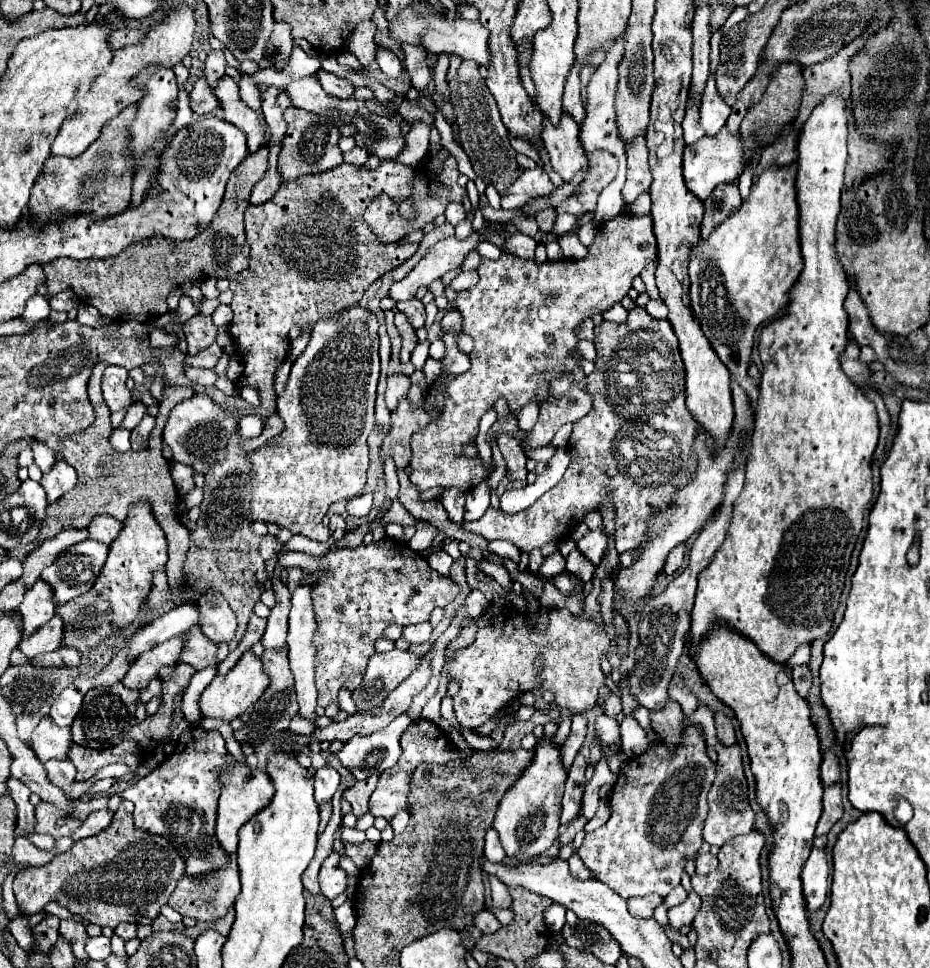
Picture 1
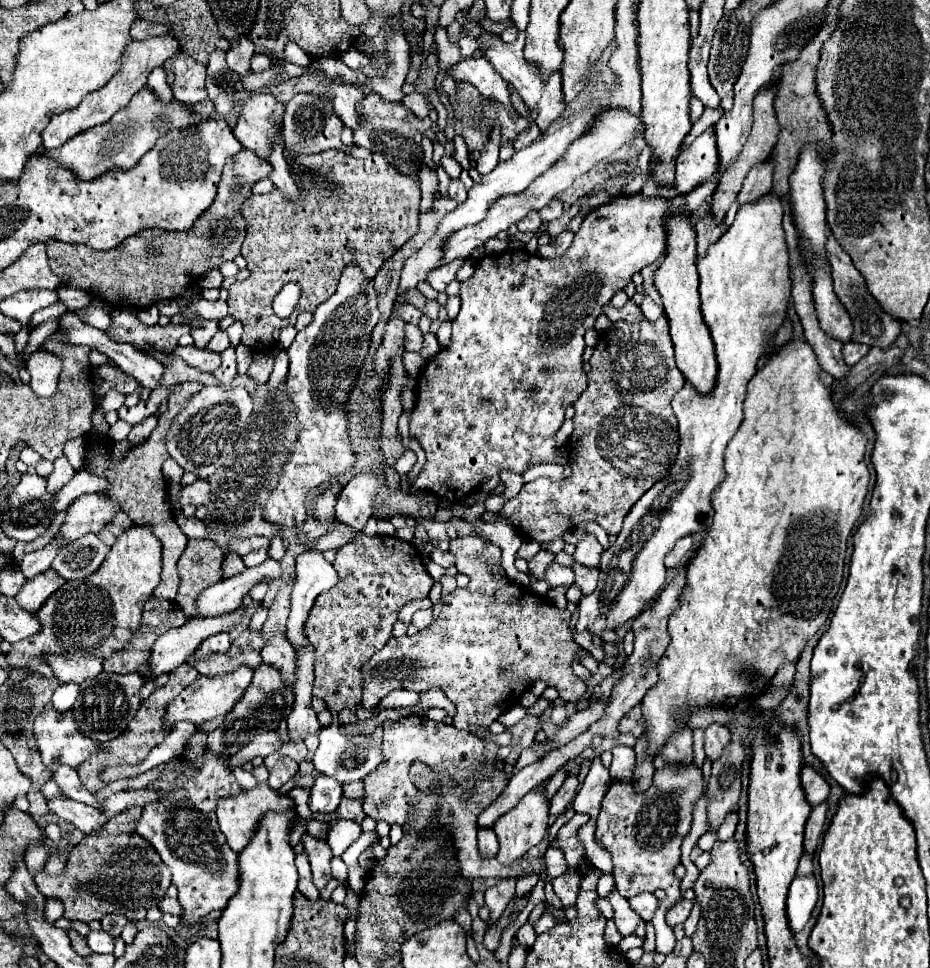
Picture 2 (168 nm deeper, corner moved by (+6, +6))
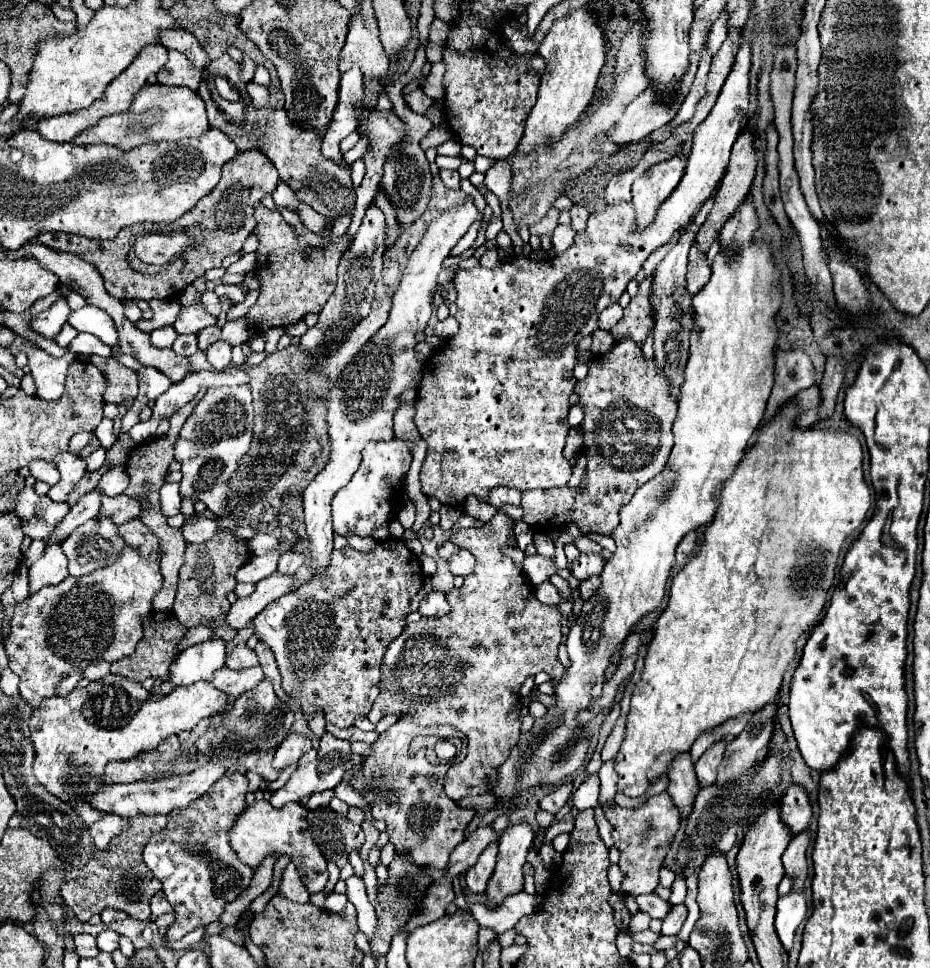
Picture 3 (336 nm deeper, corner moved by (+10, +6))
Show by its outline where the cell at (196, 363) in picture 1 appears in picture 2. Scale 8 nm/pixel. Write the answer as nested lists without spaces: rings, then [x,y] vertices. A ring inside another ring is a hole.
[[[218,330],[216,336],[214,336],[214,338],[210,340],[210,344],[208,344],[208,350],[210,350],[210,352],[224,352],[228,346],[230,346],[228,334],[226,334],[224,330]]]

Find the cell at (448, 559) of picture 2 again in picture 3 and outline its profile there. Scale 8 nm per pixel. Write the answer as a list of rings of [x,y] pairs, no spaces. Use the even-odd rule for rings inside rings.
[[[460,550],[458,554],[450,556],[448,568],[456,576],[468,576],[474,570],[474,556],[468,550]]]

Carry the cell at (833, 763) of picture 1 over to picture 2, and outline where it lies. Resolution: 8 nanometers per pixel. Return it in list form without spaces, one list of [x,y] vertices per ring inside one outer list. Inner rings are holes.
[[[810,766],[802,768],[800,772],[800,784],[804,788],[804,794],[806,794],[806,800],[808,804],[814,808],[816,804],[822,804],[830,792],[830,786],[826,784],[826,780],[814,772]]]

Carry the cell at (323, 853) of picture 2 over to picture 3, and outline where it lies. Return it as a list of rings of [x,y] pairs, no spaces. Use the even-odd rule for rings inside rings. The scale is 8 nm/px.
[[[256,800],[254,804],[248,804],[240,816],[236,816],[236,820],[228,832],[232,850],[250,868],[258,868],[258,864],[272,852],[288,854],[290,860],[296,864],[308,892],[320,892],[320,890],[324,890],[326,880],[328,880],[326,858],[308,832],[306,814],[308,814],[306,806],[302,806],[298,802],[288,802],[282,808],[272,808],[270,802]]]

